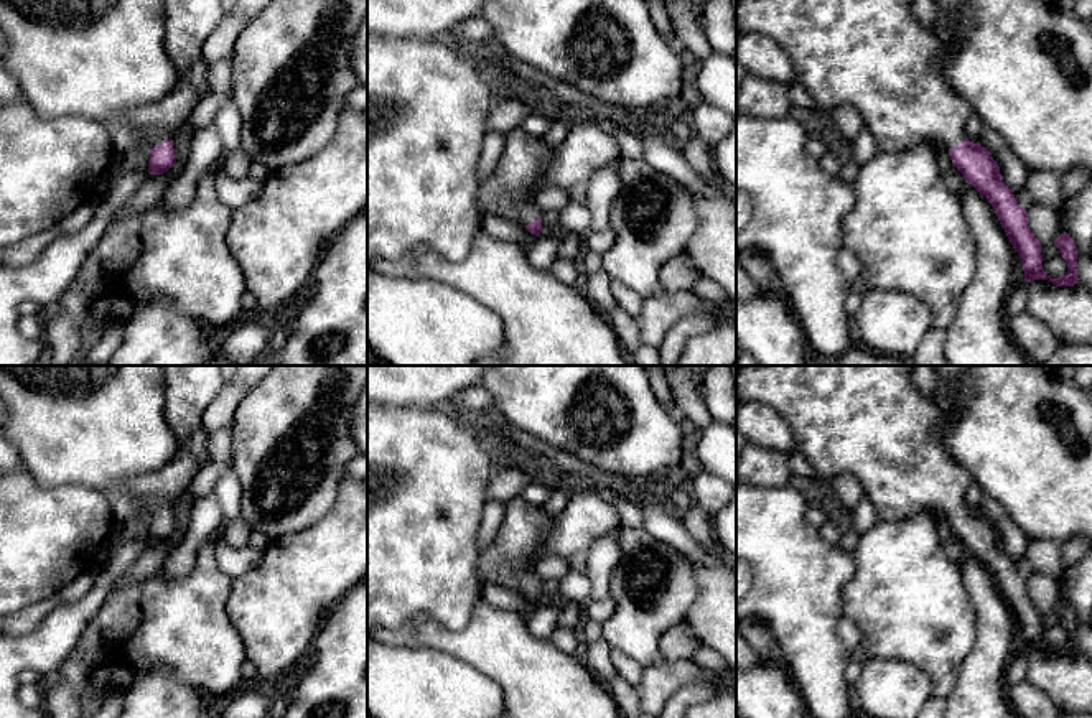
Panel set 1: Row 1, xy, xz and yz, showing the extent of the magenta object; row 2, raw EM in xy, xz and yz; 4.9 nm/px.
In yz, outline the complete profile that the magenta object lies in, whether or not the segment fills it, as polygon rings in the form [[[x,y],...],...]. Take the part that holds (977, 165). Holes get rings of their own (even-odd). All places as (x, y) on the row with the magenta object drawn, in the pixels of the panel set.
[[[738,0],[736,30],[769,36],[794,63],[804,89],[822,112],[852,105],[863,117],[878,152],[898,153],[921,143],[939,143],[949,150],[952,165],[967,183],[988,199],[1020,255],[1024,282],[1051,280],[1056,287],[1074,287],[1077,247],[1064,232],[1054,245],[1067,263],[1067,273],[1051,278],[1043,268],[1041,244],[1028,226],[1028,214],[1003,183],[1000,166],[980,143],[965,137],[965,122],[973,114],[942,74],[957,41],[942,43],[911,13],[911,0]]]

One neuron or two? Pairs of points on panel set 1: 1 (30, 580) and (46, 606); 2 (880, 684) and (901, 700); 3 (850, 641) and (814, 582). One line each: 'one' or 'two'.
1: two
2: one
3: two

